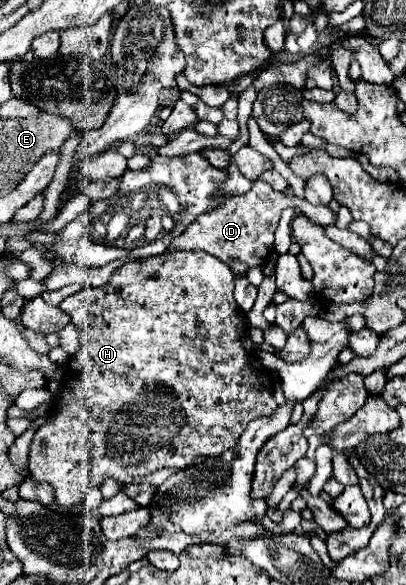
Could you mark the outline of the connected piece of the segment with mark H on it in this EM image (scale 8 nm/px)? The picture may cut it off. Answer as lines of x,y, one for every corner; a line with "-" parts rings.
174,253
172,257
160,255
144,261
130,261
130,265
122,265
120,269
116,269
108,285
82,287
74,295
66,297
60,303
60,309
70,315
74,327
80,333
80,351
66,365
68,379
62,381
62,393
58,395
60,405
54,405
50,421
36,431
30,445
30,477
52,485
56,493
56,503
60,507
80,505
86,493
94,487
100,487
102,481
108,477
120,483
132,483
136,477
150,475
158,469
184,469
192,465
198,457
220,455
238,443
238,437
252,419
276,411
276,401
272,395
272,375
242,343
242,337
246,337
246,329
250,329
250,323
234,299
232,271
218,257
212,257
208,253

